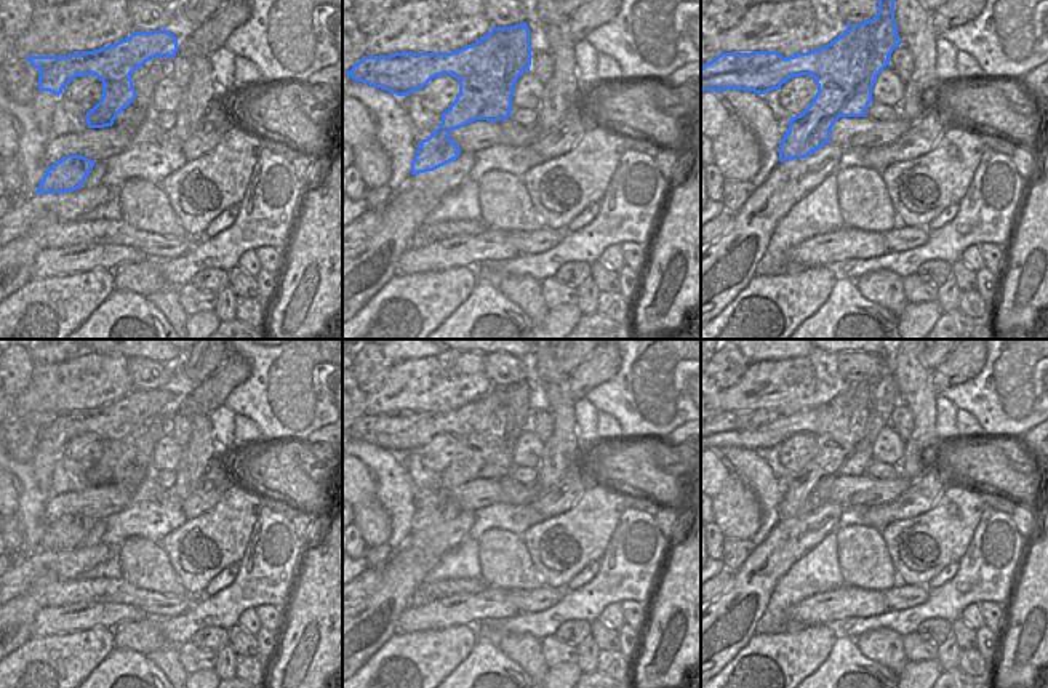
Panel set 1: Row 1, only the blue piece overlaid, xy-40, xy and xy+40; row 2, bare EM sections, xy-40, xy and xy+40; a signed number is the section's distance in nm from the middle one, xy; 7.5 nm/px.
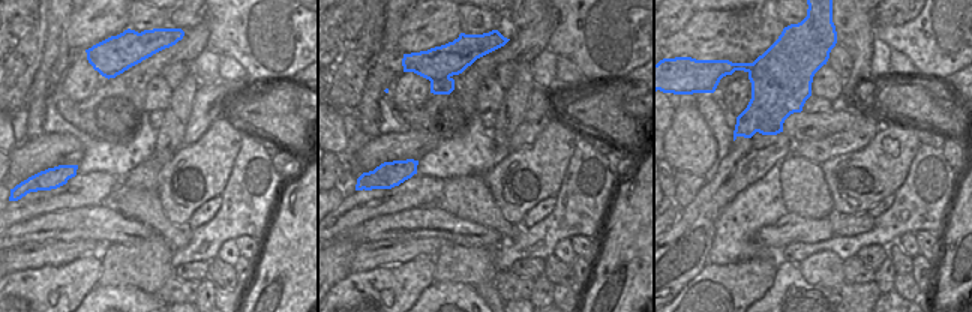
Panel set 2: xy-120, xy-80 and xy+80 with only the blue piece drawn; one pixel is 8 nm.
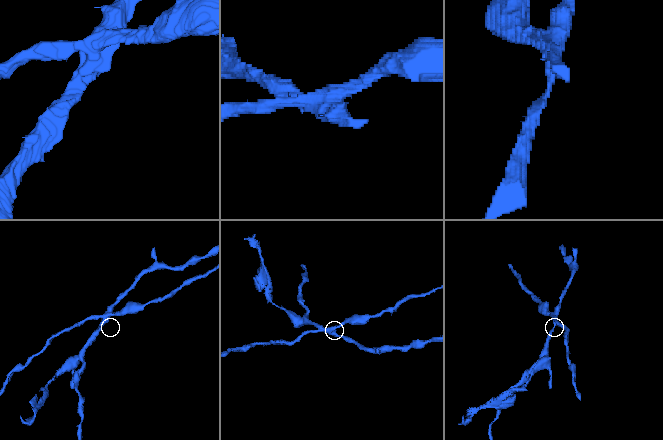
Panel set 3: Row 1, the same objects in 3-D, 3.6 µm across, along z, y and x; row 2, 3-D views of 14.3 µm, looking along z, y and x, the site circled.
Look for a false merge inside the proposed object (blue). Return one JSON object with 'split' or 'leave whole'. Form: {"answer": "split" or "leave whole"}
{"answer": "split"}

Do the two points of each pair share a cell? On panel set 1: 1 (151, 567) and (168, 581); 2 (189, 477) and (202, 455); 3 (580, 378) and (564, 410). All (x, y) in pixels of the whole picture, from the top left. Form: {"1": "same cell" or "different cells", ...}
{"1": "same cell", "2": "same cell", "3": "different cells"}

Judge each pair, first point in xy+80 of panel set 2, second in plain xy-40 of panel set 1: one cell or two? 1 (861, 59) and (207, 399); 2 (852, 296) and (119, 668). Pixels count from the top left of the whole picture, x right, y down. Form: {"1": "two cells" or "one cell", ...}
{"1": "two cells", "2": "one cell"}

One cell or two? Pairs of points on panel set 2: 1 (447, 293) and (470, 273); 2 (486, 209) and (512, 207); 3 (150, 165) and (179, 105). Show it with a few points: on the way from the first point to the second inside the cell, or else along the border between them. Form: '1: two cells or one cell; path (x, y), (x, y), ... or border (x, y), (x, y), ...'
1: two cells; border (435, 281), (461, 281), (473, 287)
2: two cells; border (483, 177), (500, 213), (507, 221), (521, 224)
3: one cell; path (164, 150), (174, 120)

